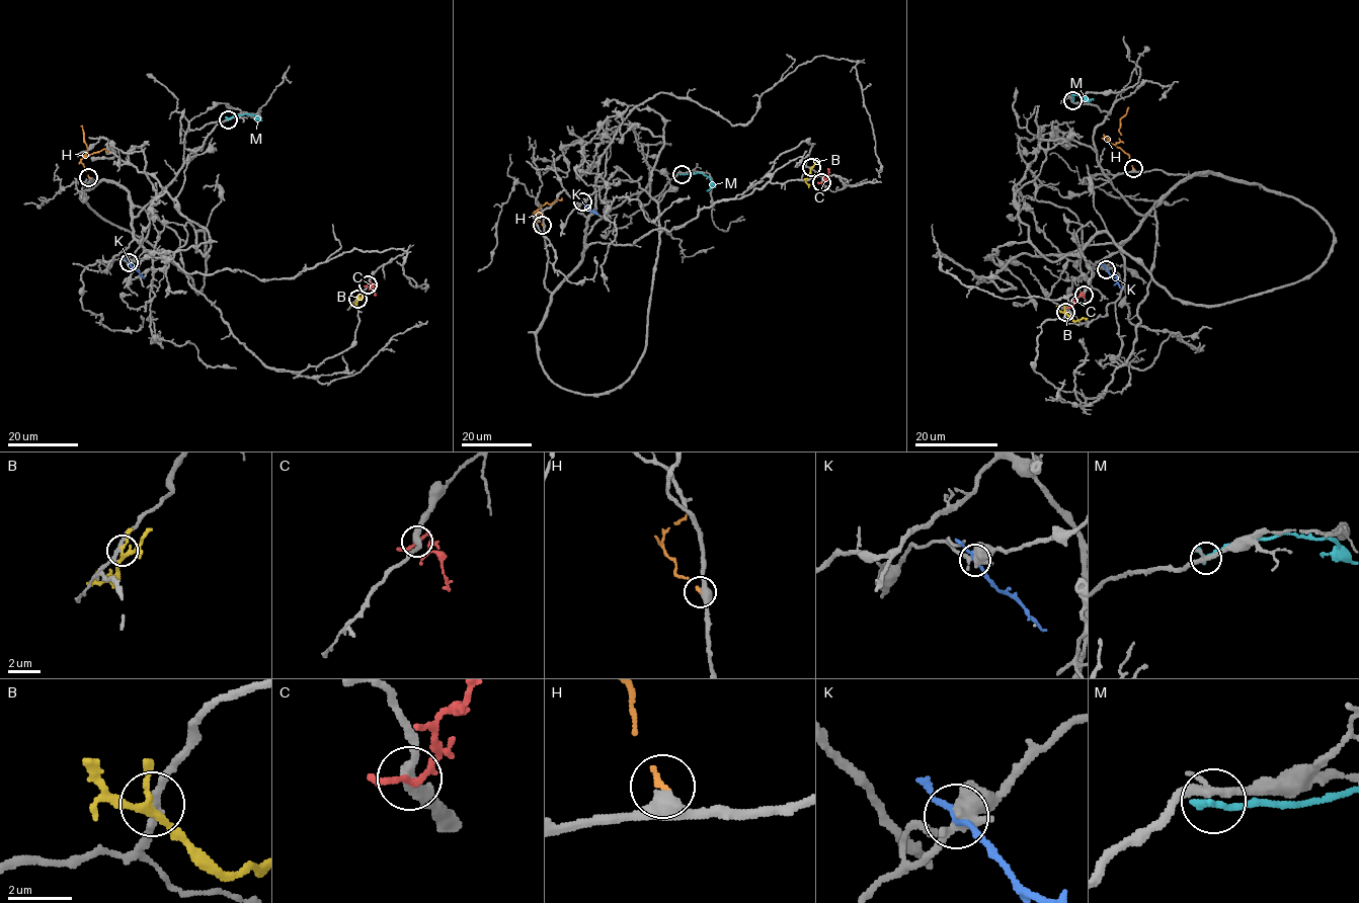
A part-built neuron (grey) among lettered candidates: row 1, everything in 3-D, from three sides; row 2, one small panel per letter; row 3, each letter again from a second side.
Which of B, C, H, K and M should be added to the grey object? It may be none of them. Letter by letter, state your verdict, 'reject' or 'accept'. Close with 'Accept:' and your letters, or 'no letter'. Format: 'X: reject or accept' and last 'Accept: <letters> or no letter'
B: reject
C: reject
H: accept
K: reject
M: reject
Accept: H

